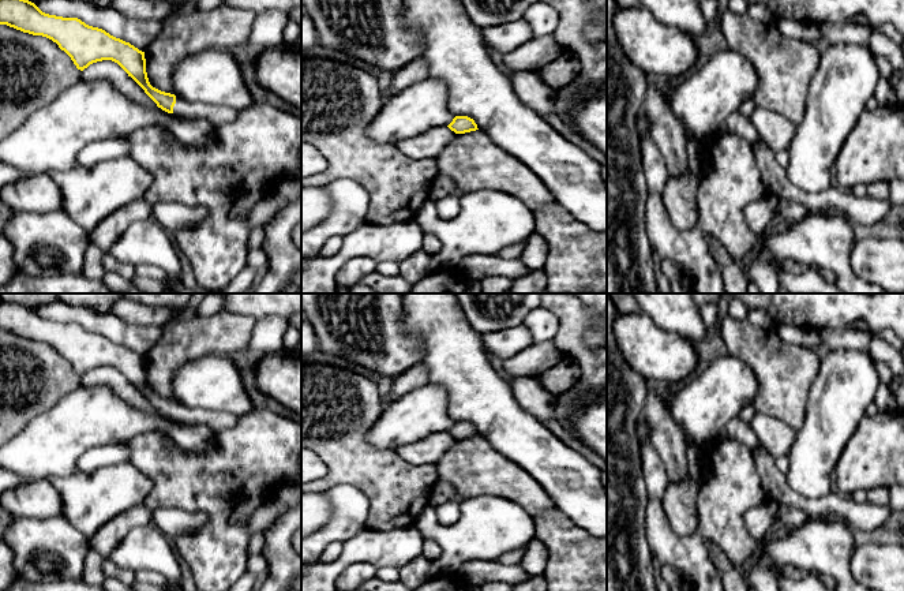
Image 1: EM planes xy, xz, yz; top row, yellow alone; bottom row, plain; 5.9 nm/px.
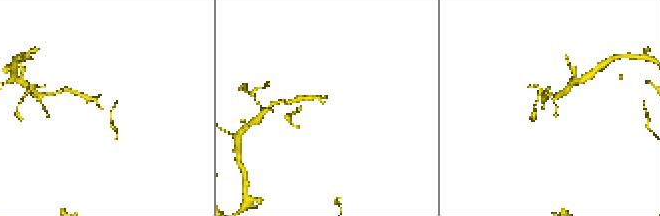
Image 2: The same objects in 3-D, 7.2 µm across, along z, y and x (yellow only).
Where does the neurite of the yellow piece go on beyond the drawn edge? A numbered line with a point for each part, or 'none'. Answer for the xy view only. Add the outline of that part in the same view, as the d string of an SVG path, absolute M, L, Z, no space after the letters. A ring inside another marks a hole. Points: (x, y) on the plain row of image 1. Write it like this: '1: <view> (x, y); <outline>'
1: xy (216, 421); M176 404L173 419L180 423L203 424L214 434L218 434L233 427L240 418L230 412L190 408L187 405Z

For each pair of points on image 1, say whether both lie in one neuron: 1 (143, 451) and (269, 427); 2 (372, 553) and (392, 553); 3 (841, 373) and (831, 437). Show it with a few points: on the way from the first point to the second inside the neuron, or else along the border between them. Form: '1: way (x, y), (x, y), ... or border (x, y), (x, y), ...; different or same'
1: way (175, 463), (233, 463), (237, 459); same
2: way (377, 553), (387, 553); same
3: way (841, 389), (831, 421); same

